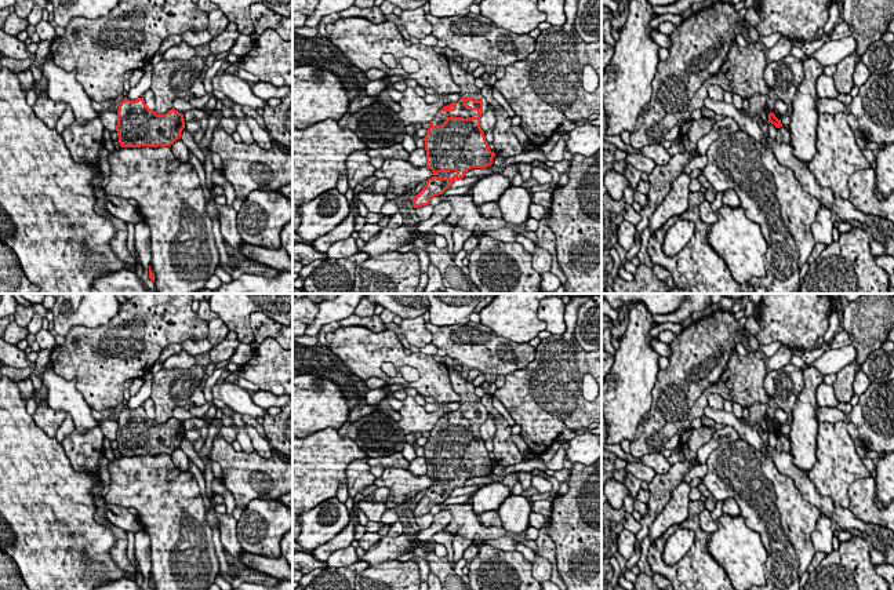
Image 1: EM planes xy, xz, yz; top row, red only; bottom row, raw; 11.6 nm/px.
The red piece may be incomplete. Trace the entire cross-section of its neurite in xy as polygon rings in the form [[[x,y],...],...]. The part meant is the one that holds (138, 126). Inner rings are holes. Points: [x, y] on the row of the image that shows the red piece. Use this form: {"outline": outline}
{"outline": [[[143,98],[123,99],[117,110],[117,136],[121,148],[171,146],[185,128],[183,114],[174,108],[166,114],[149,109]]]}

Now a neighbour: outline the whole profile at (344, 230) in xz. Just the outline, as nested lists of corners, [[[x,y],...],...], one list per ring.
[[[359,194],[353,196],[349,210],[349,215],[338,226],[312,243],[316,251],[326,254],[337,241],[350,237],[359,214]]]

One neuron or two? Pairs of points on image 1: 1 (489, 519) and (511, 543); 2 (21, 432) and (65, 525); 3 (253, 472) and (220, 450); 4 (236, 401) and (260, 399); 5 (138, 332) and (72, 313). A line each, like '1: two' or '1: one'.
1: two
2: one
3: one
4: two
5: two

